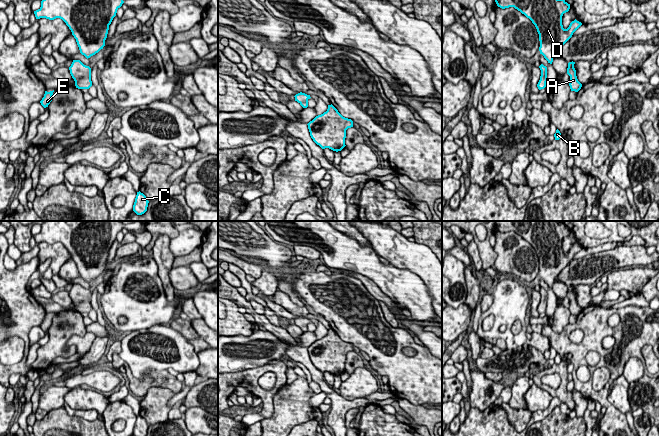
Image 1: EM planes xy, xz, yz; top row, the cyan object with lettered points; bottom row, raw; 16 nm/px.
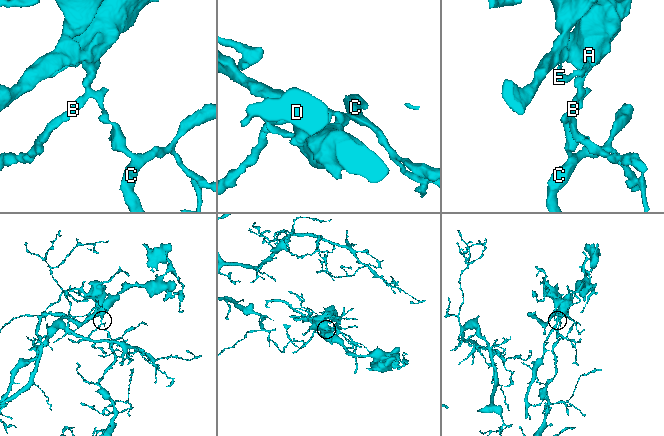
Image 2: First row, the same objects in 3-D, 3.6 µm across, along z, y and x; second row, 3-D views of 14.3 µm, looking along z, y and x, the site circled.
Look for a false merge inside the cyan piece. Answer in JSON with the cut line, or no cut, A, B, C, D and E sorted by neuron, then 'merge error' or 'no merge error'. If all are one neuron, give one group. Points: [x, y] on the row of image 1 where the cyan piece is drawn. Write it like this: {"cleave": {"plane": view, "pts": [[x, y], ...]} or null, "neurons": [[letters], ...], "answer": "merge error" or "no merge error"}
{"cleave": null, "neurons": [["A", "B", "C", "D", "E"]], "answer": "no merge error"}

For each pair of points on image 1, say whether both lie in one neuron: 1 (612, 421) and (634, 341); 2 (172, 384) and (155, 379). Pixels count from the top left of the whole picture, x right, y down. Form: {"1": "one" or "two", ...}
{"1": "one", "2": "one"}

